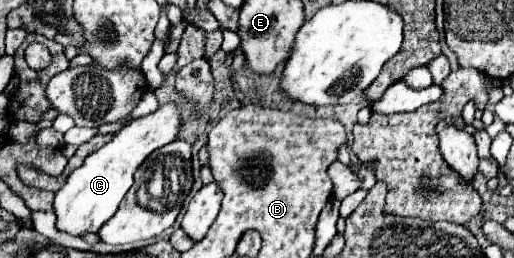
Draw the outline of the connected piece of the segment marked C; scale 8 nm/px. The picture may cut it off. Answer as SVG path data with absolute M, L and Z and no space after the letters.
M164 104L154 114L136 118L128 122L114 138L104 144L100 150L92 152L84 158L82 166L76 168L62 190L54 196L54 214L56 214L56 228L70 236L84 236L90 232L98 232L102 224L106 224L114 212L118 210L122 198L132 186L132 174L136 168L164 144L176 140L180 130L180 110L176 104Z

